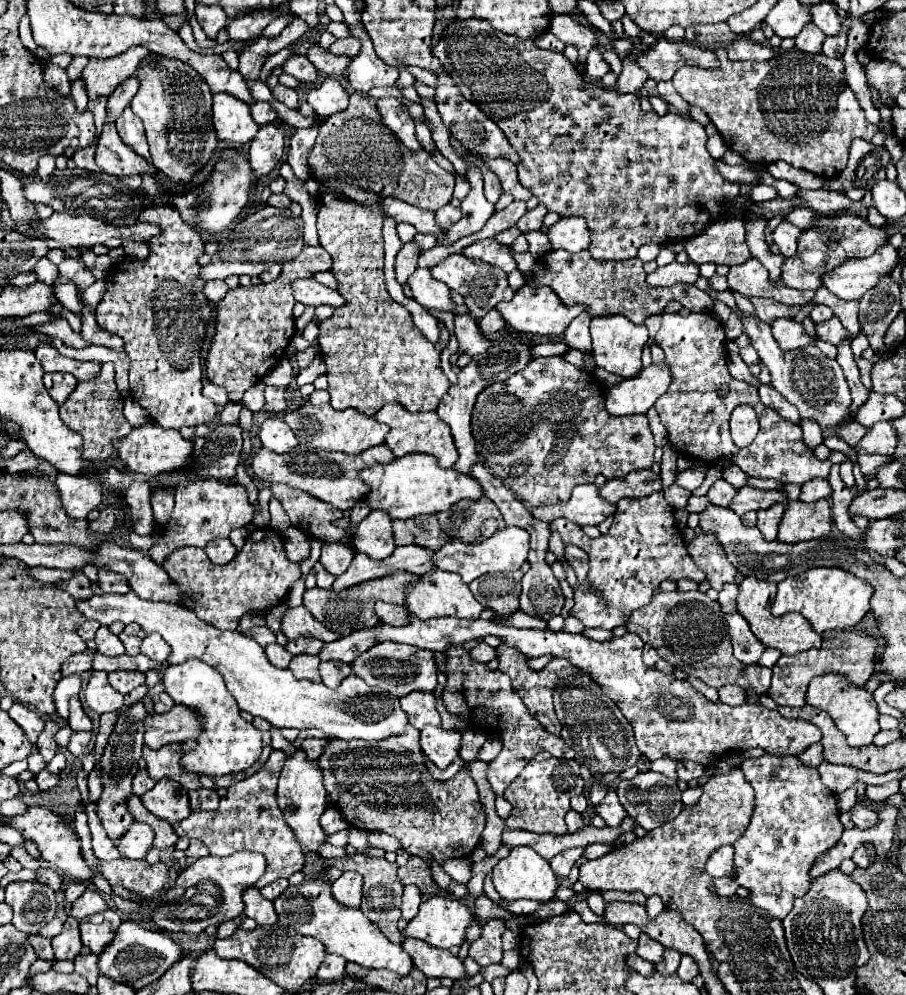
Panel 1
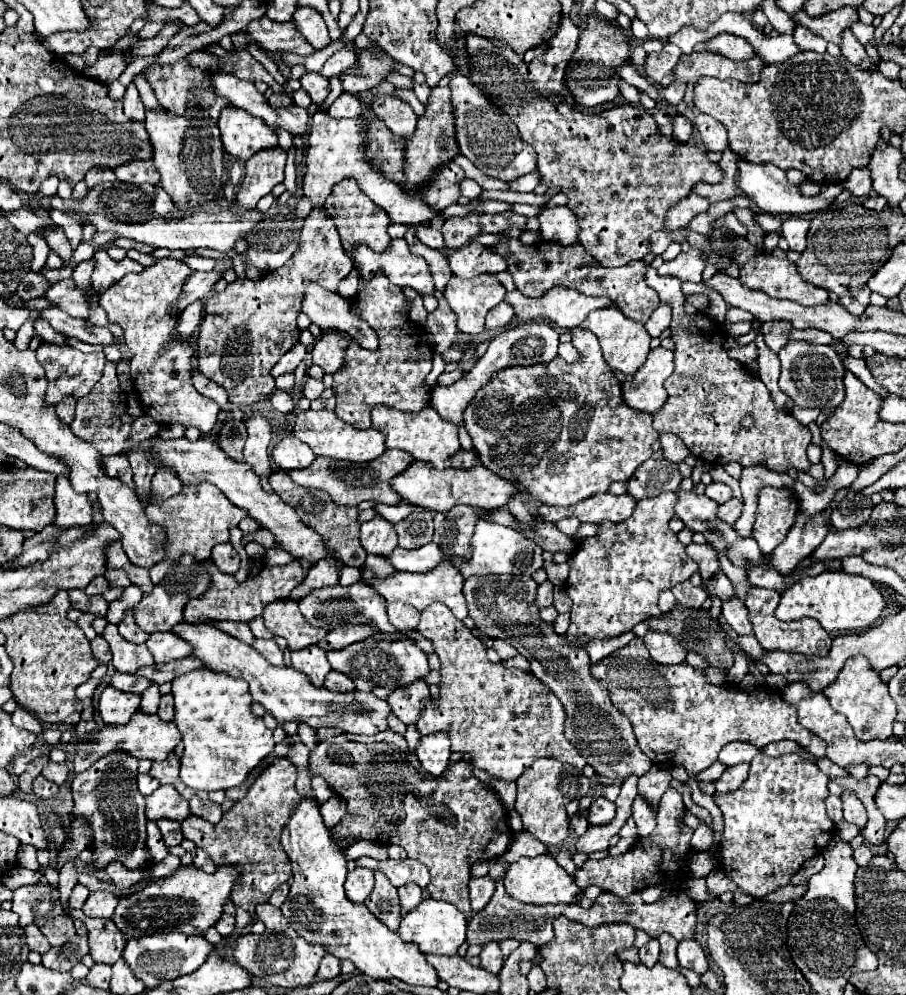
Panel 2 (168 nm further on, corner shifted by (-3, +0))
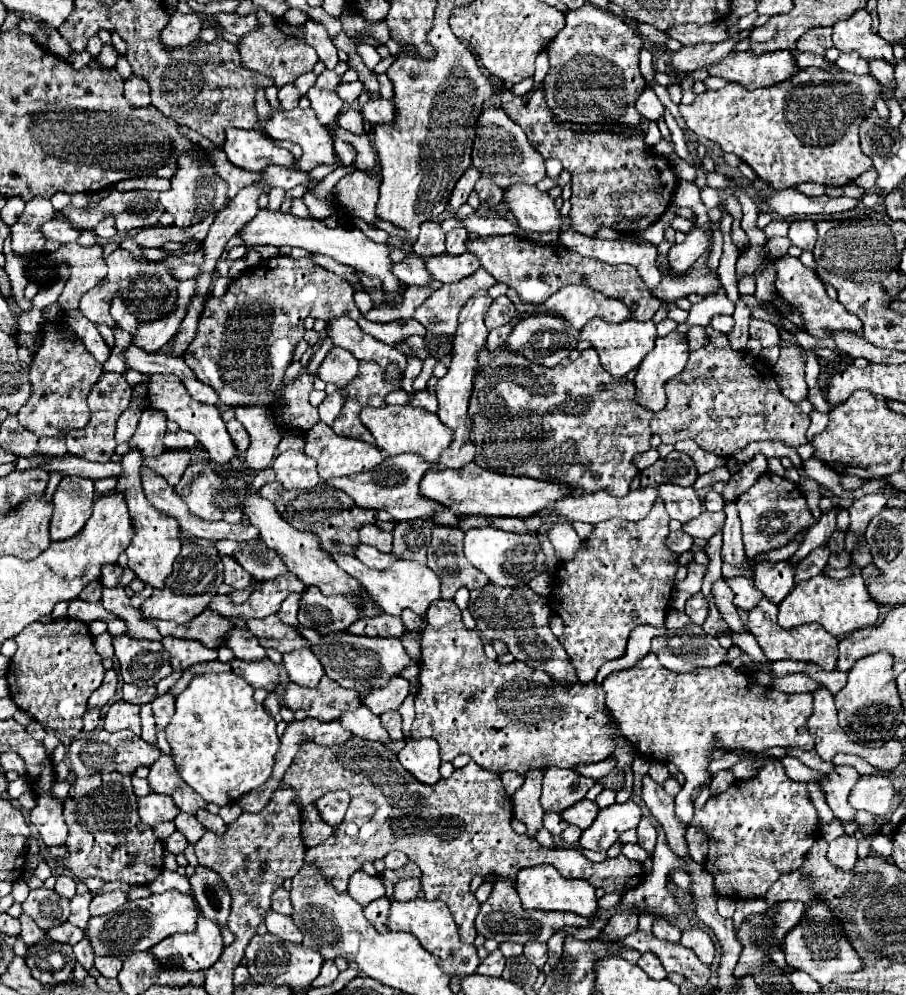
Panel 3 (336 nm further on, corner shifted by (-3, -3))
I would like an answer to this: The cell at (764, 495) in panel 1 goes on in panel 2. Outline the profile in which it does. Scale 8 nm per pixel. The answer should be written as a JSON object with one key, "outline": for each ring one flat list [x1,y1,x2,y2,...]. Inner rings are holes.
{"outline":[[736,497,728,499,726,503,722,503,718,507,718,517,722,517,722,521,726,521,730,525,736,523,736,519,740,517,740,513,742,513,742,501,736,499]]}

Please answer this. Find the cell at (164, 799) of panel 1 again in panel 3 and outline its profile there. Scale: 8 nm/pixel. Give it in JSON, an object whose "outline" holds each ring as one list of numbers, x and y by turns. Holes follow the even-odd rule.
{"outline":[[148,794,144,798,138,798,138,814,144,824,154,826,156,822,166,822,174,820,180,810,176,808,174,800,166,794]]}

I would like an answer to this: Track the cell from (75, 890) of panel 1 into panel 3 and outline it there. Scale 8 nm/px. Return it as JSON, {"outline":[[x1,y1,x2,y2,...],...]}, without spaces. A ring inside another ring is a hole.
{"outline":[[90,892,72,898,72,914,70,914,70,922,76,924,76,926,82,928,82,930,86,928,88,918,90,918,90,910,88,910,90,900,92,900,92,894,90,894]]}

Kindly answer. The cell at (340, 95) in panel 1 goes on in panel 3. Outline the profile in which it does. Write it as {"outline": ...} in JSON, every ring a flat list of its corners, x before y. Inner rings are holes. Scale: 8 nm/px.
{"outline":[[346,110,342,116,338,116,338,124,340,124,344,130,352,132,352,134,362,134,362,130,364,130,364,120,362,120,362,116,360,116,358,112,354,112,354,110]]}

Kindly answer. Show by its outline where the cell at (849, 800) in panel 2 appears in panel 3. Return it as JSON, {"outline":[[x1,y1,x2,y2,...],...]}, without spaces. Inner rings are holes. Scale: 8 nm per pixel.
{"outline":[[836,766,834,772,822,776,824,784,820,786,820,790,826,796,826,802,834,812,834,818,850,820,850,822,854,820,856,810,850,808,848,794,850,794,850,788,856,784,858,776,860,774,852,766]]}

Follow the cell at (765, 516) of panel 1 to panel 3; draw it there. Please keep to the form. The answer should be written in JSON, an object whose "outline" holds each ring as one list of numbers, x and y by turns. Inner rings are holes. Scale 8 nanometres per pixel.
{"outline":[[772,472,762,474,756,484,742,496,742,500,738,500,736,508,742,522,742,540,748,560,754,560,758,554,790,544,798,532,808,530,816,524,806,504,806,498,798,490,798,486]]}

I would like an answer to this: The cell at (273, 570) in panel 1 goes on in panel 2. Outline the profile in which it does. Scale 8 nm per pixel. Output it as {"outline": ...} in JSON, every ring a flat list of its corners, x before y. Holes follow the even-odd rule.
{"outline":[[206,561,208,565,208,573,210,573,210,587,206,593,202,593,200,597,194,597,186,603,184,607,184,619,188,623,220,623,220,621,240,621,240,623,248,623,254,617,258,617,264,607,272,601,280,601,280,599,288,599,290,591,296,589,302,581,304,581,304,573,302,573,302,565,298,561,292,561,288,565,262,565,258,575,248,575,246,581,238,581,234,575,226,575,220,573,220,569,216,569,214,563]]}

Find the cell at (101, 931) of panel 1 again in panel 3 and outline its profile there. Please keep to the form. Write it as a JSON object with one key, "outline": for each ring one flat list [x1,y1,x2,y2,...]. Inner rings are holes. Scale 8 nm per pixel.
{"outline":[[96,956,94,966,100,970,100,974,104,978,116,978,120,968,122,968,122,960,116,956,110,956,110,958,108,956]]}

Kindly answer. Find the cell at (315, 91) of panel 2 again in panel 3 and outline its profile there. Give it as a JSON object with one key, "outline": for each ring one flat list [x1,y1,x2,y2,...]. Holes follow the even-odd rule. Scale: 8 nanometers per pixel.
{"outline":[[310,88,306,94,312,102,312,110,316,112,318,120,322,120,322,124,336,124,336,118,342,114,344,110,344,102,338,98,336,92,322,92,318,88]]}

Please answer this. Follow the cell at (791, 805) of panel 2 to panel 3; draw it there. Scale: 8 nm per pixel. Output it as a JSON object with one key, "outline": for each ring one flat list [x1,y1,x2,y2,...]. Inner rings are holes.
{"outline":[[778,760,766,764,756,778,752,780,736,780,726,792,710,796,702,810,694,812,690,826,696,826,706,832,708,836,708,856,706,856,706,870,714,878,716,896,722,898,762,898,766,890,778,880,780,874,788,874,798,870,804,864,806,852,814,844,818,836,818,816,816,808,812,806,806,784,792,782]]}

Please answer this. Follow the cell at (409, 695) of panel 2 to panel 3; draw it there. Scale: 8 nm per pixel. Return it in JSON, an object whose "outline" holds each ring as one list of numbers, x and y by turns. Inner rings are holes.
{"outline":[[392,678,384,688,368,688,362,690,362,704,366,704,374,714,382,714,388,710,398,710,404,698,410,692,410,682,404,678]]}

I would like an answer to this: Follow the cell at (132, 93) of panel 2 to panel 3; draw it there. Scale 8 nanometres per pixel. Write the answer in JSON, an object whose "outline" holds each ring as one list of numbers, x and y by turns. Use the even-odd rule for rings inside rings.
{"outline":[[132,74,124,80,124,96,134,106,150,106,150,88,142,76]]}

